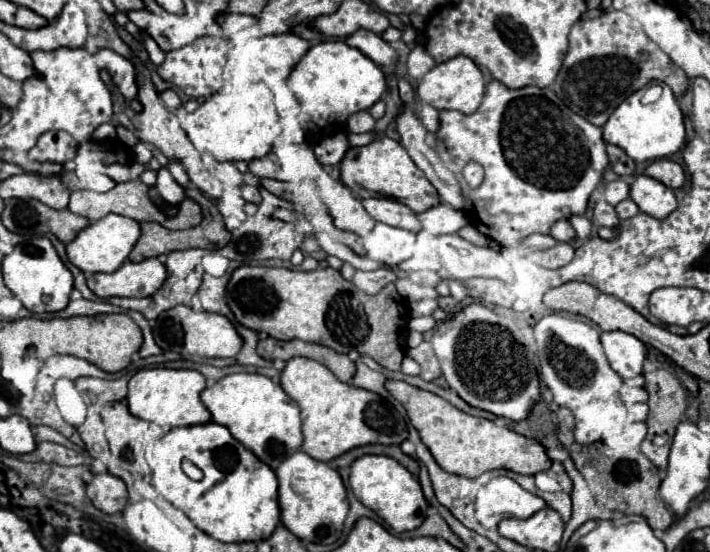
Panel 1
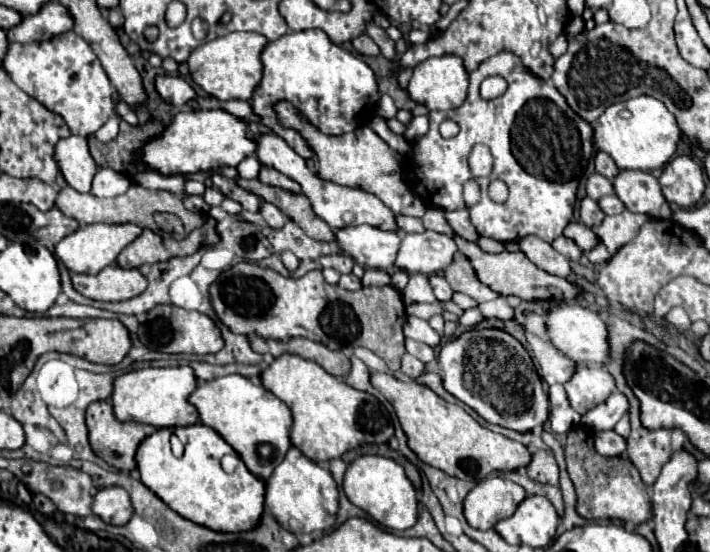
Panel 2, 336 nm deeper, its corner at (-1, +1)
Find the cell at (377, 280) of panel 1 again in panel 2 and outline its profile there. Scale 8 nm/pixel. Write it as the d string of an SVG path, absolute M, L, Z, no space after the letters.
M366 269L364 271L364 277L362 277L362 283L366 287L370 287L370 285L382 287L382 285L388 285L390 283L390 275L386 271L380 271L380 269Z

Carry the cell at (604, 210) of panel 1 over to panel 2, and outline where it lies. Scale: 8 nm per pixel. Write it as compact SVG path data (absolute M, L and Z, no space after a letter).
M584 197L580 203L580 223L584 223L586 227L596 227L602 223L604 219L604 211L598 207L598 203L590 197Z

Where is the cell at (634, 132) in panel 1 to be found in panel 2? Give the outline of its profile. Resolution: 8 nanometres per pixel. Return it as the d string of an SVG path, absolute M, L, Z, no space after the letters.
M640 95L616 105L610 105L594 123L594 143L600 151L606 151L618 169L640 169L652 171L664 167L676 153L676 145L682 137L676 117L668 107L650 97Z

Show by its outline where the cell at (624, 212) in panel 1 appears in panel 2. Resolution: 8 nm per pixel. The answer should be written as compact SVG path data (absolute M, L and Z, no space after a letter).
M606 195L606 197L602 197L600 201L598 201L598 205L600 205L600 209L606 213L606 215L618 215L618 213L622 213L626 207L624 207L624 203L616 197L616 195Z

